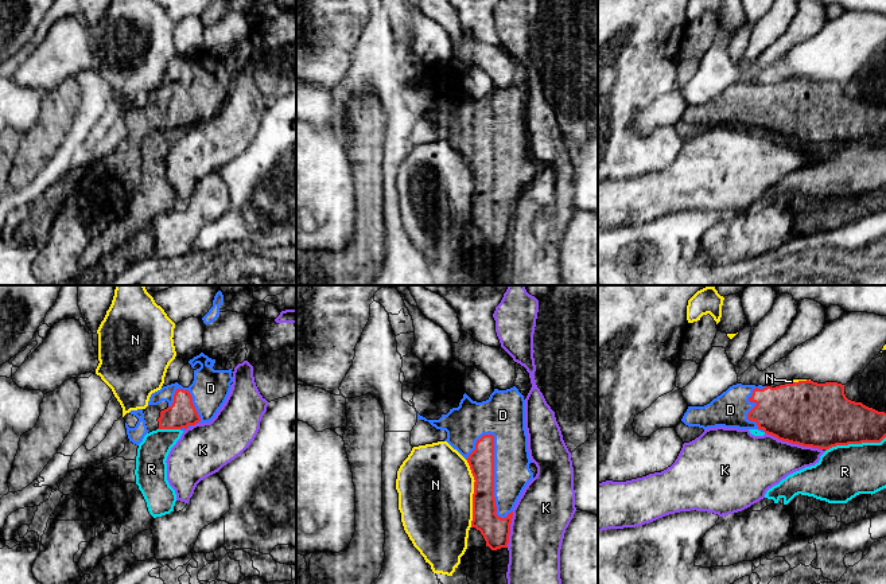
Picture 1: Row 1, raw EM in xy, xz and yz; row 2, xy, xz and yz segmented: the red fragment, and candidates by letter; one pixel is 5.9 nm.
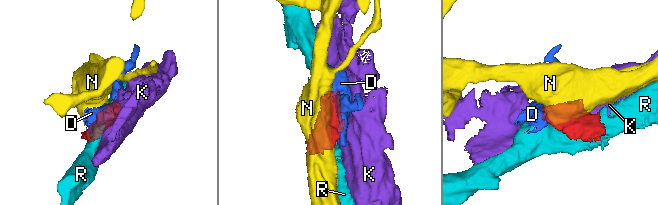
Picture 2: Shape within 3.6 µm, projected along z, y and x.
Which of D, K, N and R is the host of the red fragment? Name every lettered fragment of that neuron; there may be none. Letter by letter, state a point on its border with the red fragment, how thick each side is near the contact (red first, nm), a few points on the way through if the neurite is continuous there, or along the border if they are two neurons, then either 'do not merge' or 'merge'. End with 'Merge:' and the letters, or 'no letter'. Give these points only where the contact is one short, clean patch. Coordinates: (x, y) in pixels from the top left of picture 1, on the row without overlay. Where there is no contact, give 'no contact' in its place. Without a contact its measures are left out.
D: meets red in xz at (493, 172); 160 nm thick on the red side, 220 nm on the other; merge
K: meets red in yz at (793, 141); 380 nm thick on the red side, 340 nm on the other; do not merge
N: meets red in xz at (474, 191); 160 nm thick on the red side, 460 nm on the other; do not merge
R: meets red in yz at (855, 141); 360 nm thick on the red side, 320 nm on the other; do not merge
Merge: D

